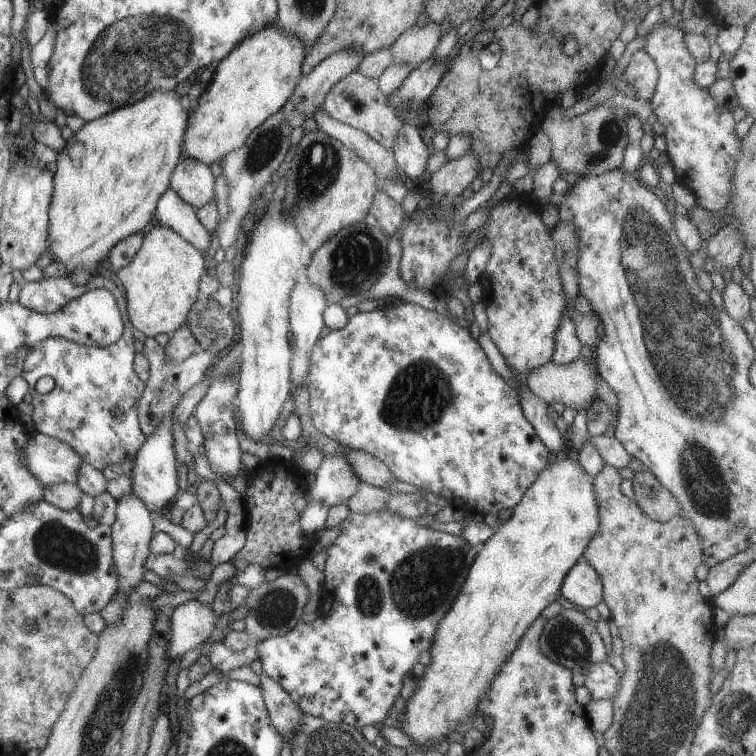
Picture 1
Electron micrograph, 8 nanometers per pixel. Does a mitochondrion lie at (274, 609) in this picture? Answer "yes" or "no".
yes

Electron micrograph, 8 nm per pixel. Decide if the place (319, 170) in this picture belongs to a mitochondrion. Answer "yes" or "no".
yes

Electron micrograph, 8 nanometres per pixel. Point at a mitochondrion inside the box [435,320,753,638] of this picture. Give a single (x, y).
(708, 493)

